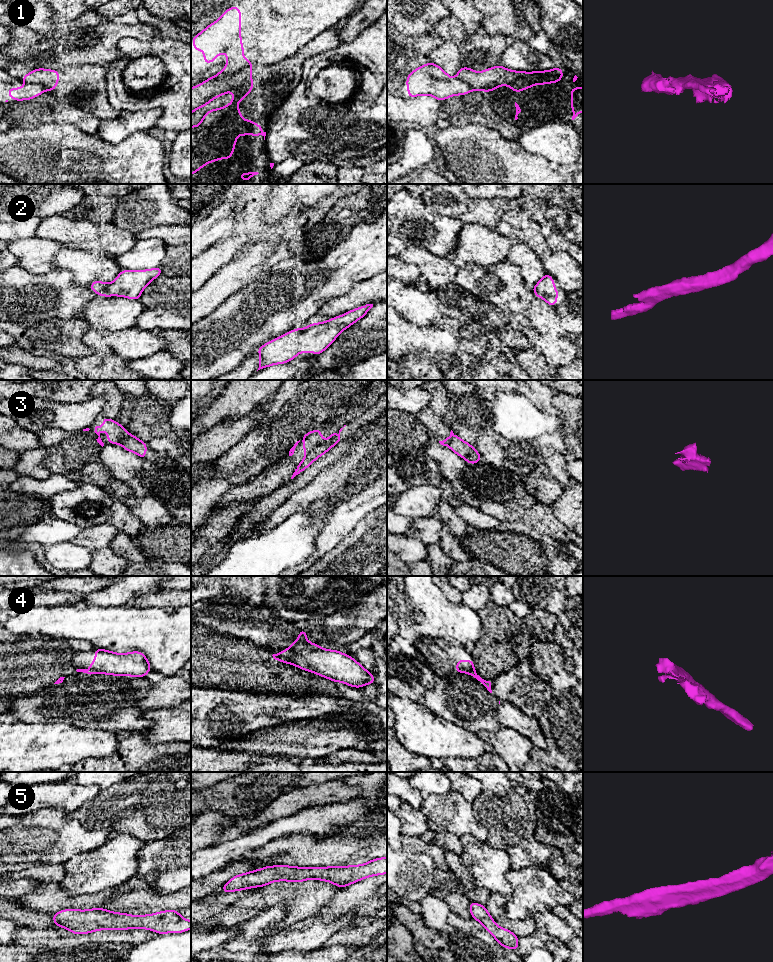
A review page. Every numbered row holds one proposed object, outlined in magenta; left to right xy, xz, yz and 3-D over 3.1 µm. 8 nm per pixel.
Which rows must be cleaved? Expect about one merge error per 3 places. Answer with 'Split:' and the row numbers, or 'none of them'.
Split: 1, 3, 4

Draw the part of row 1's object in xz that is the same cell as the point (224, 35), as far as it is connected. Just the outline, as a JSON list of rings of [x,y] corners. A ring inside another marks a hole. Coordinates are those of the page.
[[[237,6],[228,8],[217,21],[193,36],[192,40],[195,51],[205,52],[203,62],[206,65],[215,61],[220,53],[227,54],[228,62],[225,68],[214,76],[215,78],[232,74],[247,65],[253,65],[251,61],[243,58],[241,11]]]

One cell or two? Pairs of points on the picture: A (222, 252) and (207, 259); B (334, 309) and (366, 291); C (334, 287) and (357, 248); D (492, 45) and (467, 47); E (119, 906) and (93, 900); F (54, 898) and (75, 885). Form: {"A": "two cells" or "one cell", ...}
{"A": "one cell", "B": "one cell", "C": "one cell", "D": "one cell", "E": "two cells", "F": "two cells"}

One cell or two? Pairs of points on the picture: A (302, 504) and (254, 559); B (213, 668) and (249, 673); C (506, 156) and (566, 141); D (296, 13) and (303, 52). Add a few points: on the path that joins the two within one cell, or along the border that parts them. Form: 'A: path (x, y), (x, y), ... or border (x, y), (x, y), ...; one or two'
A: border (313, 502), (307, 509), (291, 514), (273, 527); two
B: path (222, 668), (240, 668); one
C: border (515, 140), (525, 150), (539, 154), (546, 160); two
D: border (321, 33), (282, 60); two

